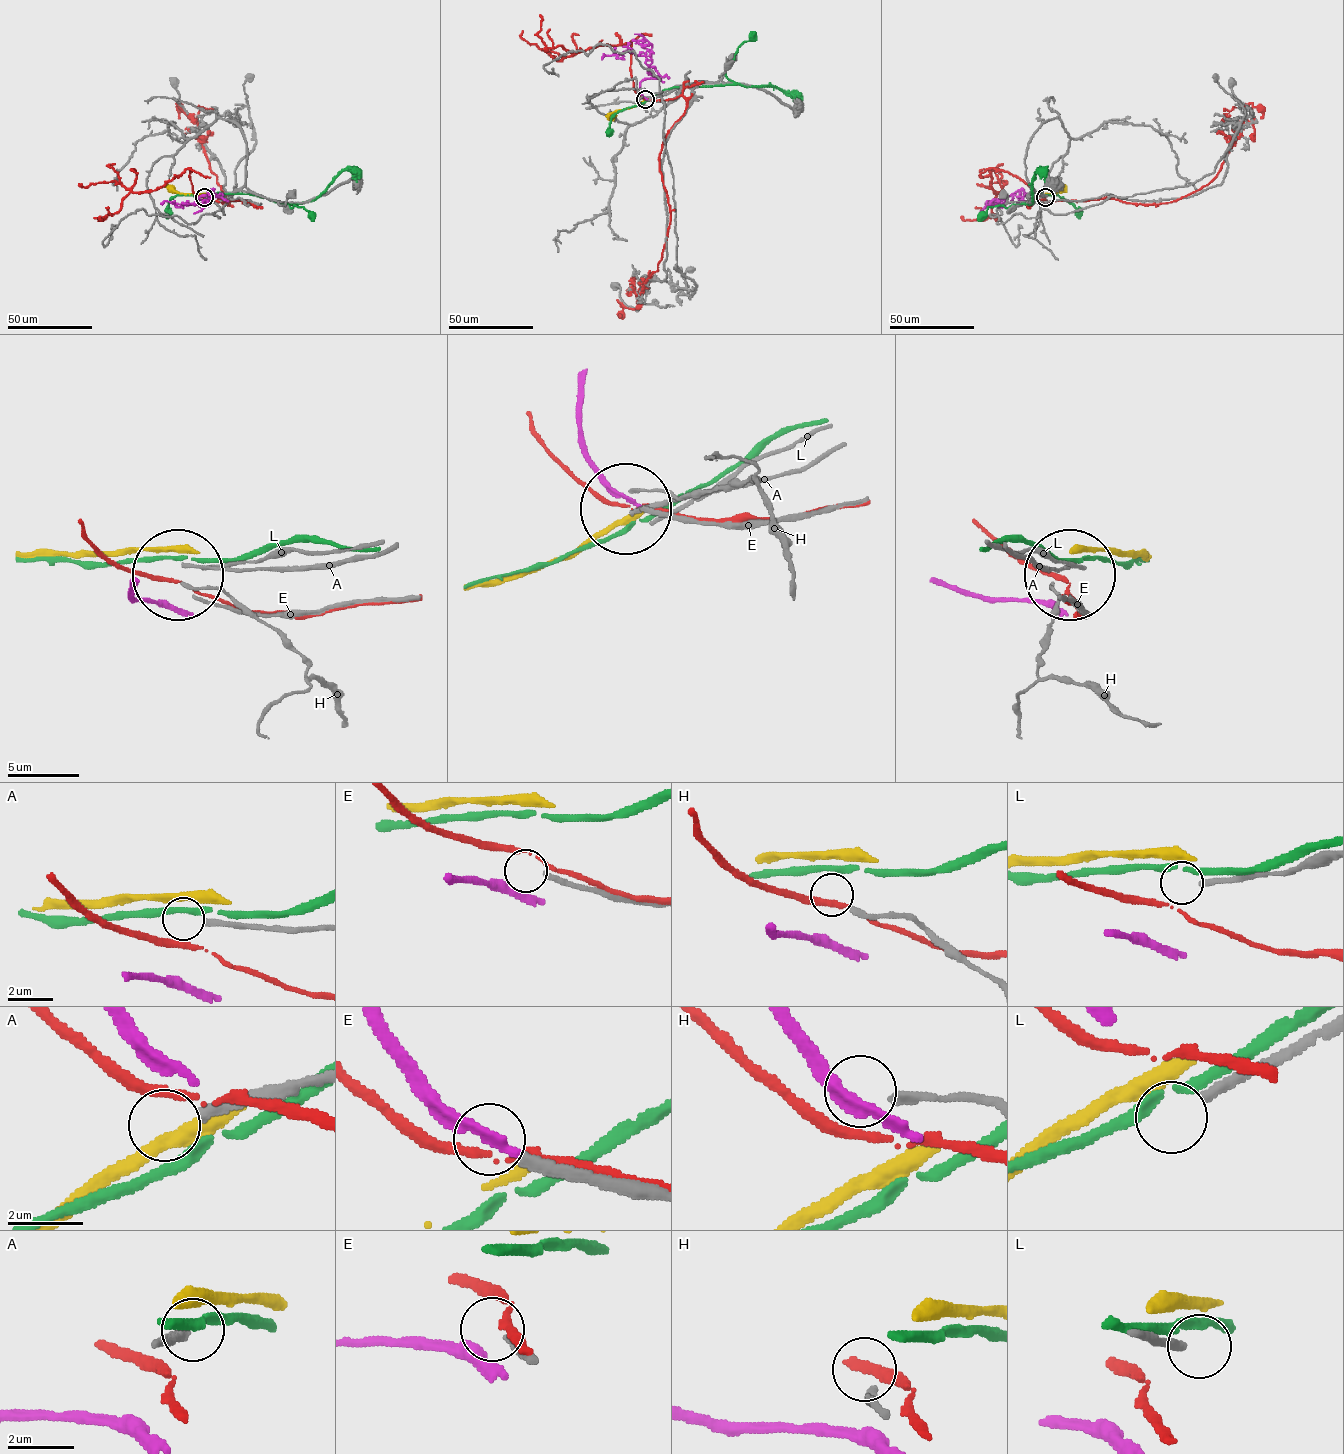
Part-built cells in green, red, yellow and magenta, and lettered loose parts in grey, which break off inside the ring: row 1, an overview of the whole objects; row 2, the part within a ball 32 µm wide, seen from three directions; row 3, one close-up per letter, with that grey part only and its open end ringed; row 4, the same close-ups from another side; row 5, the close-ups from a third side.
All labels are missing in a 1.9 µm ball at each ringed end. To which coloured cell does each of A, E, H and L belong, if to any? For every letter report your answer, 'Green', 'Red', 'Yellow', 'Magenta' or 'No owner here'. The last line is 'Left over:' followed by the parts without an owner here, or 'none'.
A: No owner here
E: No owner here
H: No owner here
L: No owner here
Left over: A, E, H, L

